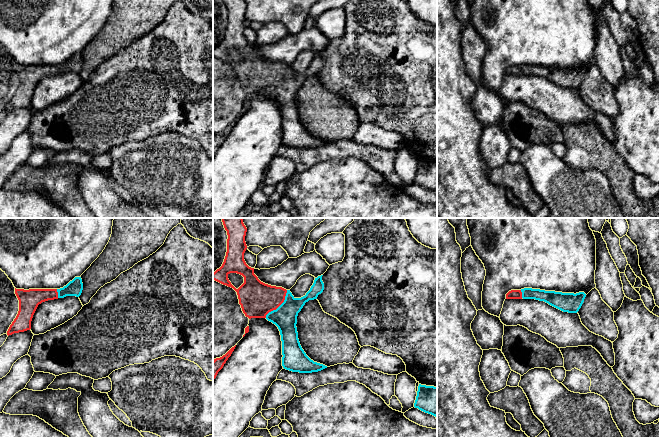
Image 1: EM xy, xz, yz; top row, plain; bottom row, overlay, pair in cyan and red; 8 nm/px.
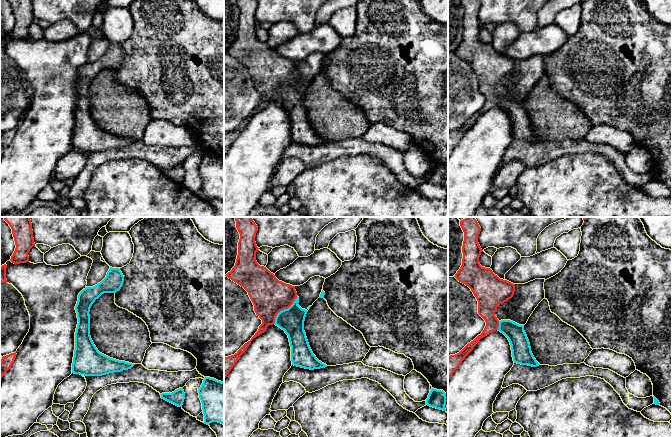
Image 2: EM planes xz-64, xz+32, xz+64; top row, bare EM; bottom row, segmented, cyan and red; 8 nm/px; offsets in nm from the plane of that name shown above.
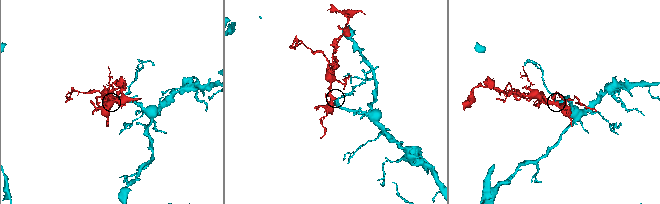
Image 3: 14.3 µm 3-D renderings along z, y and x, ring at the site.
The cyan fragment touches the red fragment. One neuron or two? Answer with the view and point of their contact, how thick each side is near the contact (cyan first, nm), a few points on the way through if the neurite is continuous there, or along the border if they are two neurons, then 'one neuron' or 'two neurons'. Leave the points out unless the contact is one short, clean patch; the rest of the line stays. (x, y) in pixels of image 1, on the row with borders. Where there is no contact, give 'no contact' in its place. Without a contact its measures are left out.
contact xz (280, 305); calibres 190 and 280 nm; one neuron

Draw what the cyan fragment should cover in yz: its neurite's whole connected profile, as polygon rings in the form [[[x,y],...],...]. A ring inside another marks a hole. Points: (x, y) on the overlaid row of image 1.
[[[524,288],[521,290],[511,290],[506,294],[506,299],[535,299],[544,301],[549,305],[568,313],[577,313],[581,308],[586,294],[562,293],[555,291],[545,291],[540,289]]]

